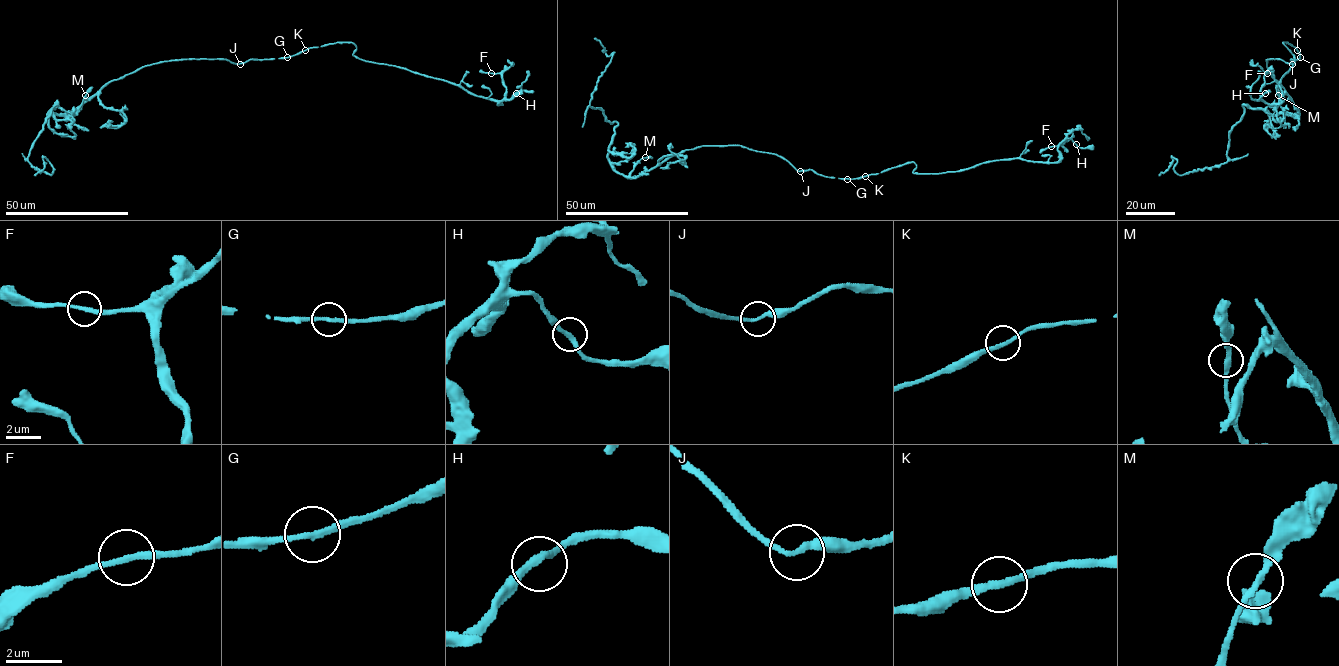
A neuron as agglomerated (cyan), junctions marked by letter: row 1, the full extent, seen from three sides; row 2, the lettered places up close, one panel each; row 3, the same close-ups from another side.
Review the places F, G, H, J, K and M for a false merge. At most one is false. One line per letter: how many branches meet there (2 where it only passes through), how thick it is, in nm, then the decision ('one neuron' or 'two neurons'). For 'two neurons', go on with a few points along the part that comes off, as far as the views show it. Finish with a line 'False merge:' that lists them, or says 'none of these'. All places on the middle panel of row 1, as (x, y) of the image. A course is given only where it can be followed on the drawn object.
F: 2 | 220 nm | one neuron
G: 2 | 200 nm | one neuron
H: 2 | 240 nm | one neuron
J: 2 | 200 nm | one neuron
K: 2 | 240 nm | one neuron
M: 2 | 240 nm | one neuron
False merge: none of these

